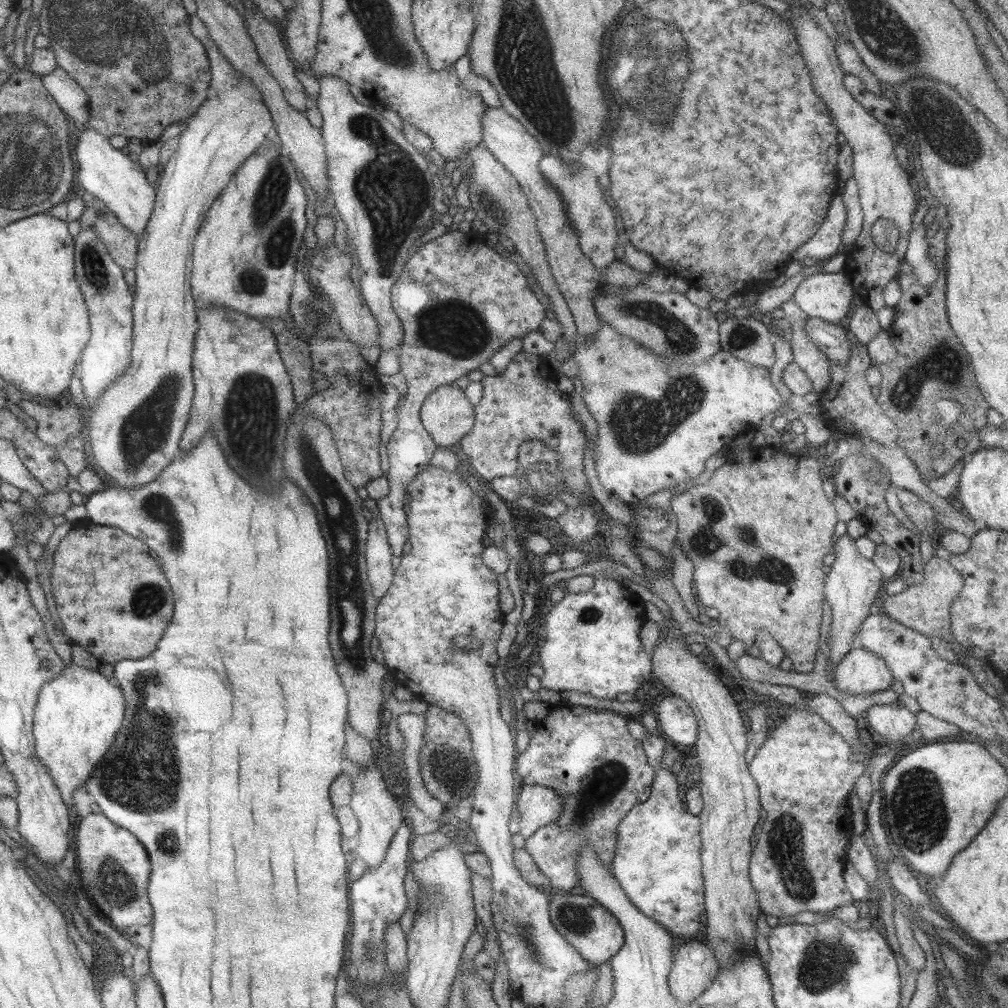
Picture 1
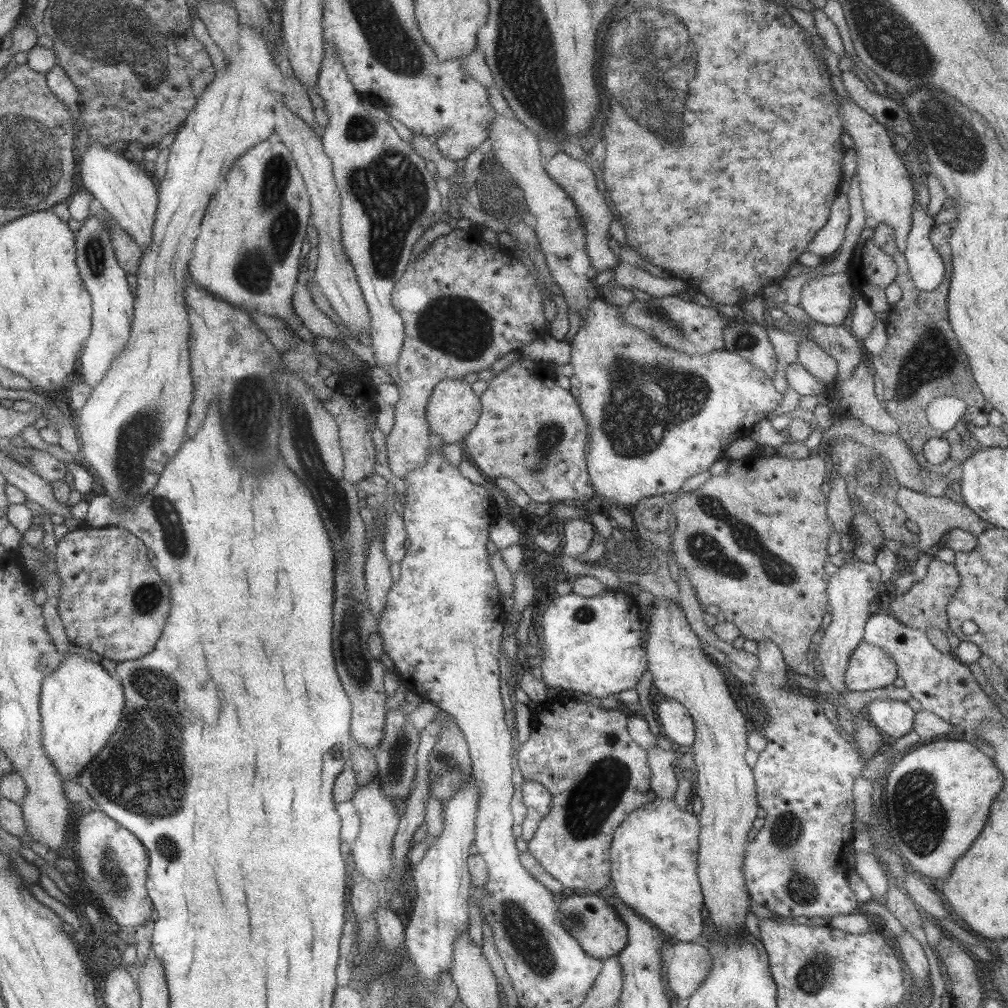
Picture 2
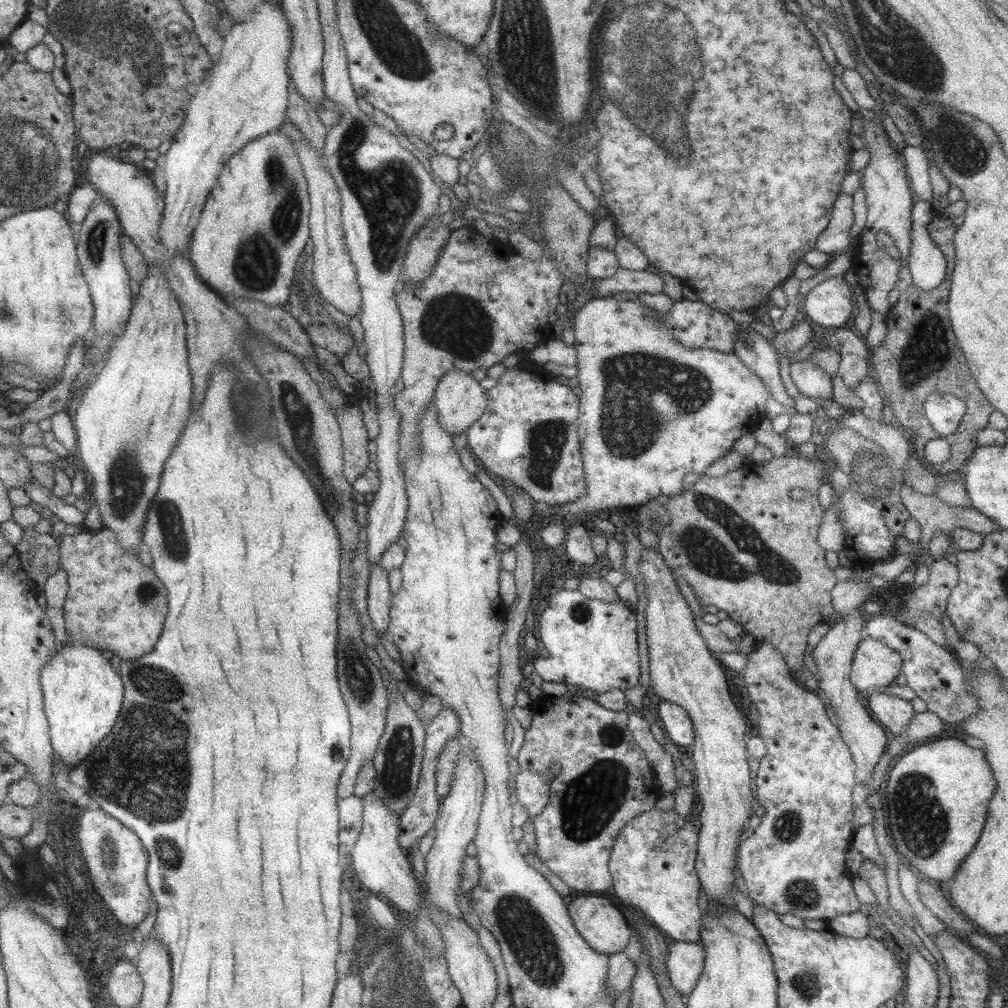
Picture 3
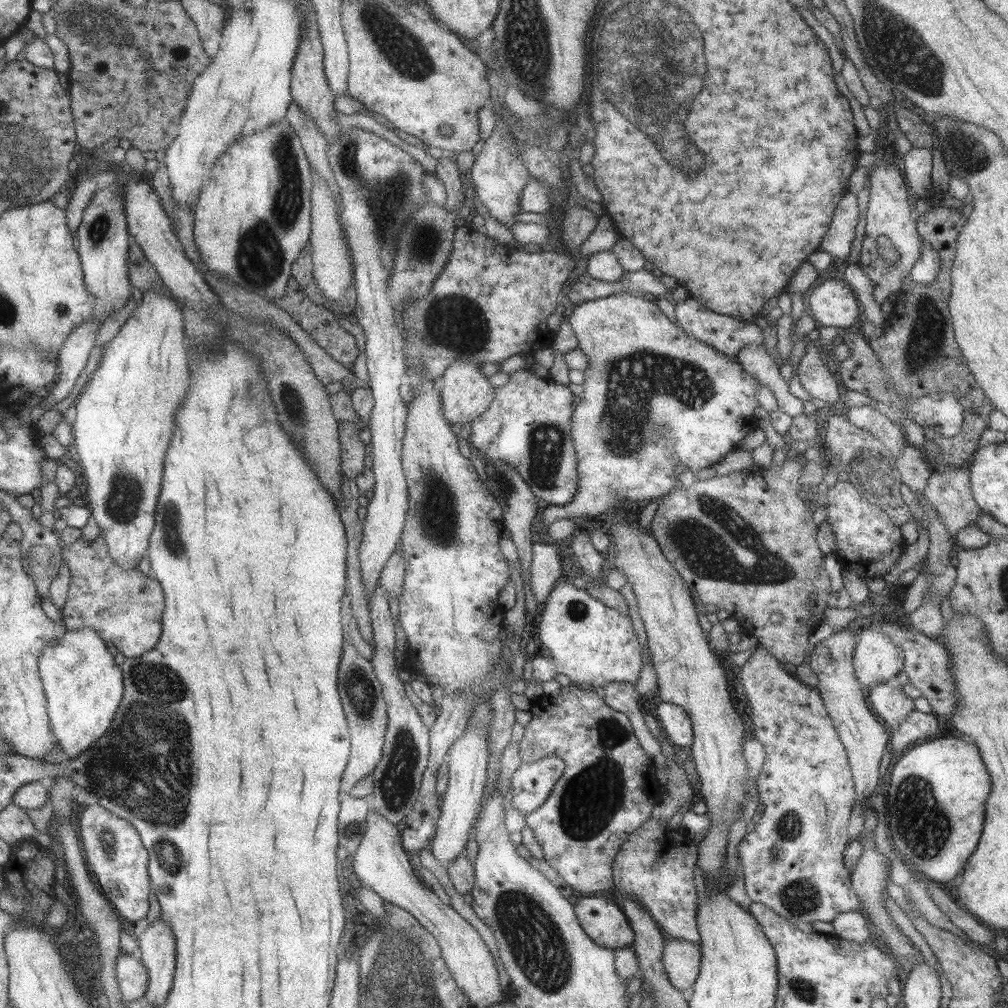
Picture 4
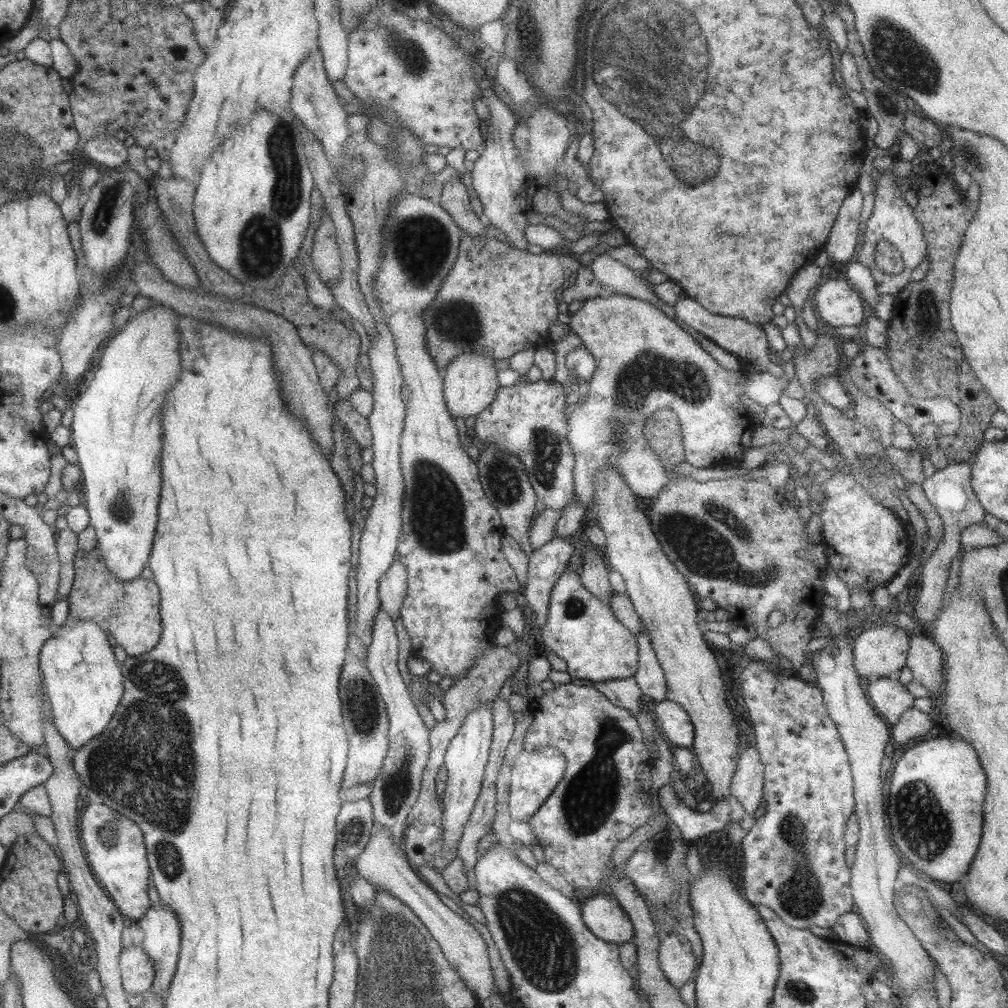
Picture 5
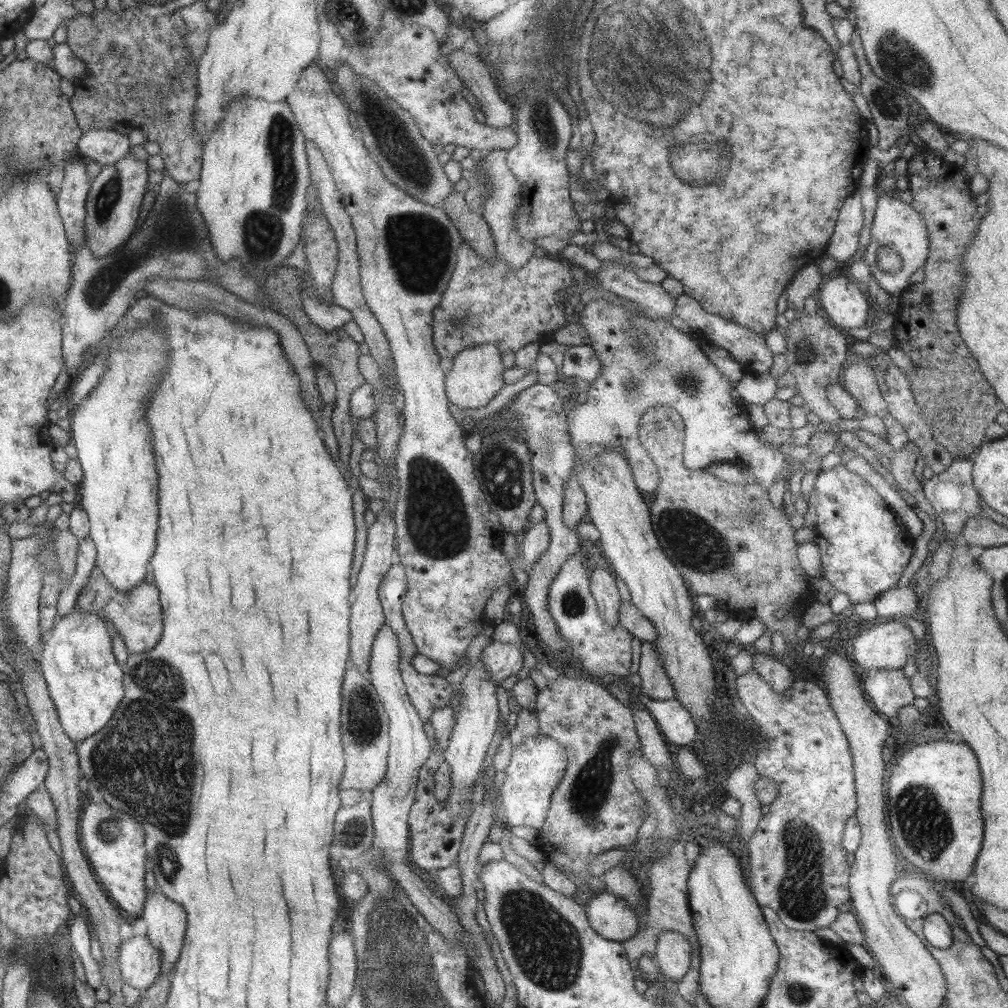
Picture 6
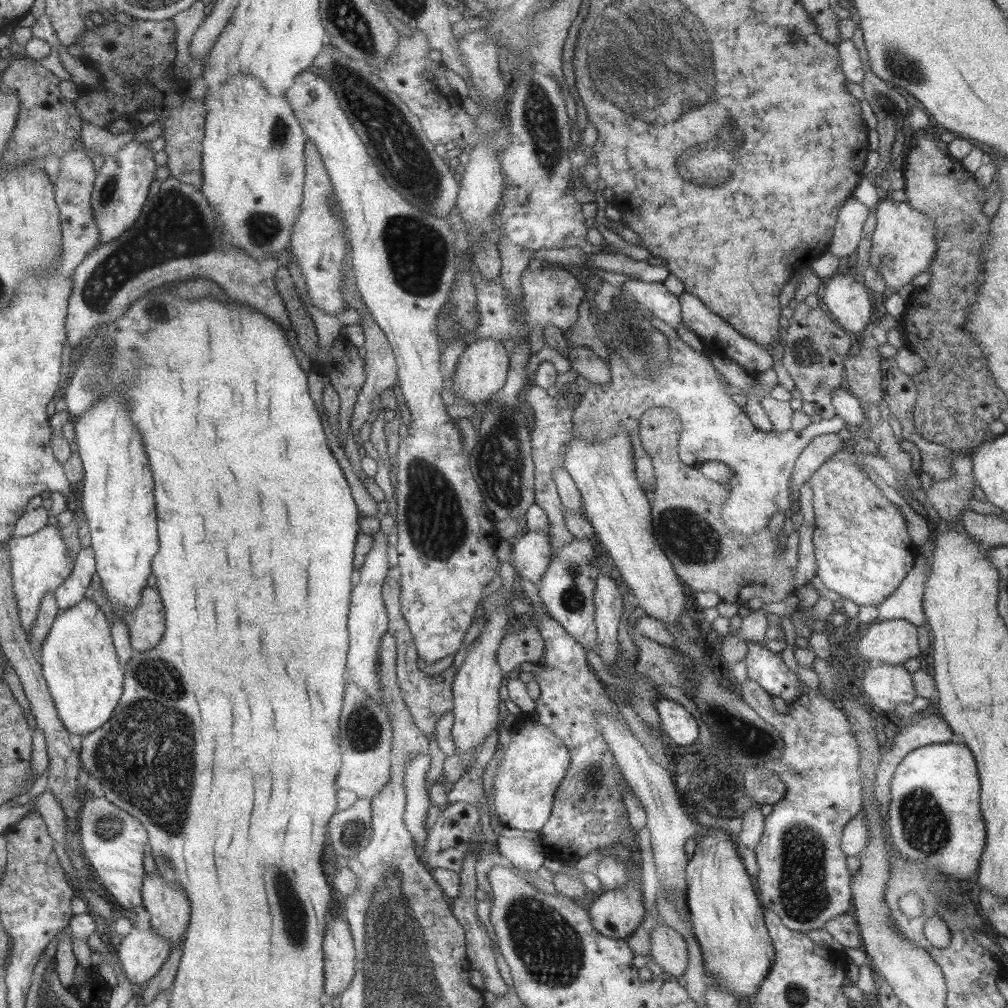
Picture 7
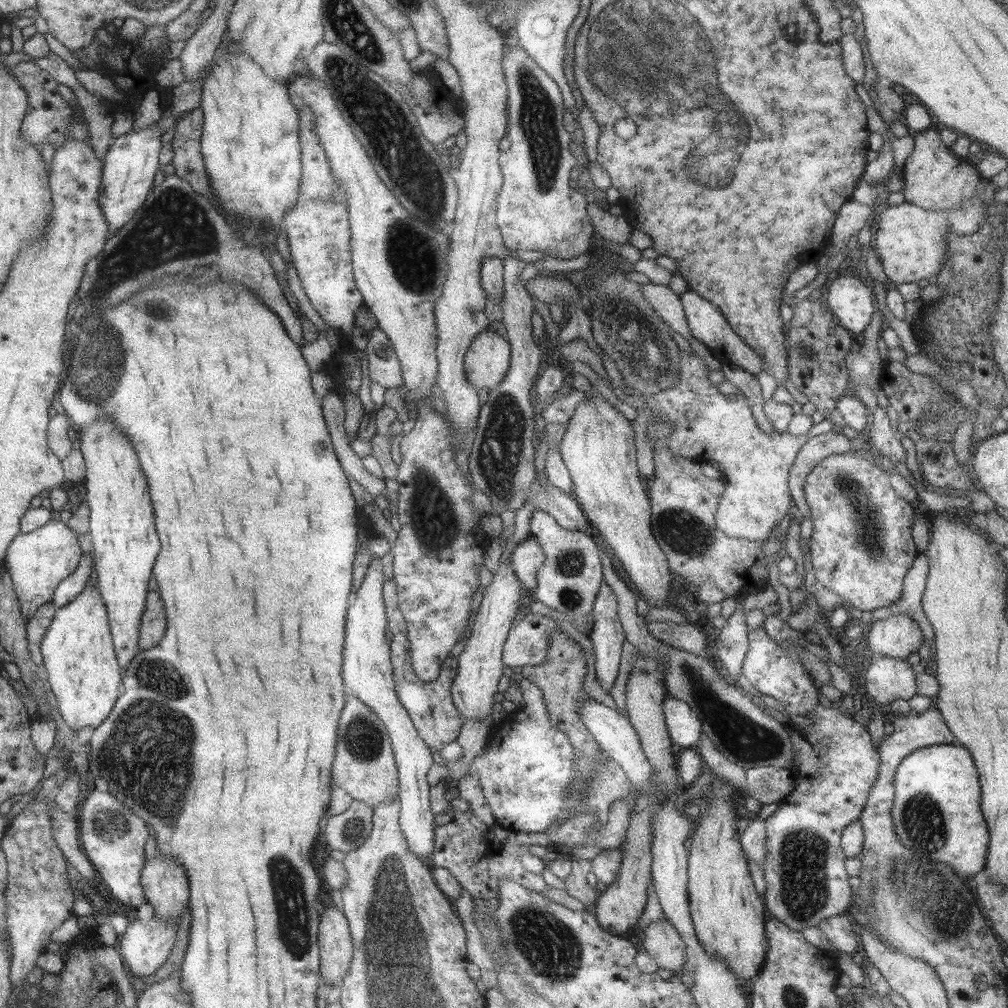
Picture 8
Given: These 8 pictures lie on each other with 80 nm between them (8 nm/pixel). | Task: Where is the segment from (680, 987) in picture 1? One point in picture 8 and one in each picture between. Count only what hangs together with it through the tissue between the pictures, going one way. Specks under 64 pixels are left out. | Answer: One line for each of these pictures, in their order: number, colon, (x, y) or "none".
2: (690, 963)
3: (684, 963)
4: (680, 959)
5: (676, 960)
6: (672, 951)
7: (668, 949)
8: (660, 940)

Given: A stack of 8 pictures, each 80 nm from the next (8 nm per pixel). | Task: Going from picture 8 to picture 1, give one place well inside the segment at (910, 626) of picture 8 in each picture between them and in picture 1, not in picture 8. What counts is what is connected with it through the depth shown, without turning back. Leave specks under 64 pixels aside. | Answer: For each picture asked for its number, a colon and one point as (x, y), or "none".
1: (859, 672)
2: (868, 667)
3: (874, 665)
4: (876, 660)
5: (880, 651)
6: (888, 646)
7: (893, 642)

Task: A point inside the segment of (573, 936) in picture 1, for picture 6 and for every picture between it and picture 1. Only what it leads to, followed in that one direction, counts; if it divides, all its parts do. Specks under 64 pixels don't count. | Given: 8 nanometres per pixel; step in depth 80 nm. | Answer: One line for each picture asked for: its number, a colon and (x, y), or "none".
2: (591, 921)
3: (600, 924)
4: (602, 921)
5: (604, 918)
6: (609, 916)

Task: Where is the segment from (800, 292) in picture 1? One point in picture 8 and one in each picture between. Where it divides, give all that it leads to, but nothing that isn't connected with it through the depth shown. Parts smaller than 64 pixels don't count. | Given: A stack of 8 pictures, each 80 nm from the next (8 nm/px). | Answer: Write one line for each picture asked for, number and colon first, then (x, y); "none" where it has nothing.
2: (827, 299)
3: (828, 304)
4: (831, 303)
5: (836, 303)
6: (846, 306)
7: (848, 301)
8: (850, 300)

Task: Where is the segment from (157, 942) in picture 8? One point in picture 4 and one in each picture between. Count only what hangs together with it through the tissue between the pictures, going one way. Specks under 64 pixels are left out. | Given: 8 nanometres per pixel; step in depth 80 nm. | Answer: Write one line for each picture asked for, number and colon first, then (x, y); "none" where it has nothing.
4: (131, 976)
5: (136, 974)
6: (138, 962)
7: (142, 953)

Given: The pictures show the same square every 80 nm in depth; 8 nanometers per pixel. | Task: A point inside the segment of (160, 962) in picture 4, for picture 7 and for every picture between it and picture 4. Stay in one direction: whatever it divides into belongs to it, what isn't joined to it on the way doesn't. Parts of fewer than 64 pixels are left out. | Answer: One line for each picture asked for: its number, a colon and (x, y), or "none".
5: (161, 934)
6: (165, 920)
7: (169, 911)

